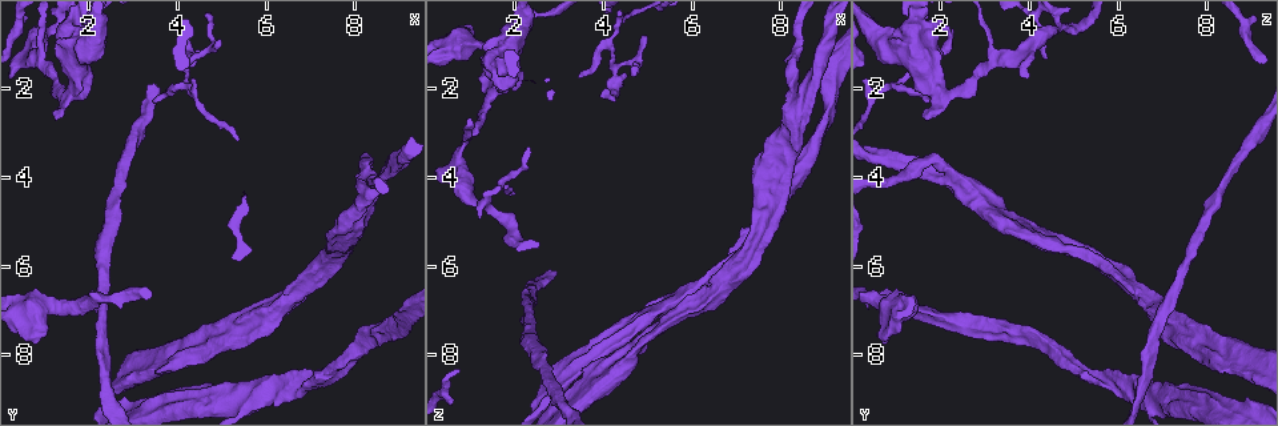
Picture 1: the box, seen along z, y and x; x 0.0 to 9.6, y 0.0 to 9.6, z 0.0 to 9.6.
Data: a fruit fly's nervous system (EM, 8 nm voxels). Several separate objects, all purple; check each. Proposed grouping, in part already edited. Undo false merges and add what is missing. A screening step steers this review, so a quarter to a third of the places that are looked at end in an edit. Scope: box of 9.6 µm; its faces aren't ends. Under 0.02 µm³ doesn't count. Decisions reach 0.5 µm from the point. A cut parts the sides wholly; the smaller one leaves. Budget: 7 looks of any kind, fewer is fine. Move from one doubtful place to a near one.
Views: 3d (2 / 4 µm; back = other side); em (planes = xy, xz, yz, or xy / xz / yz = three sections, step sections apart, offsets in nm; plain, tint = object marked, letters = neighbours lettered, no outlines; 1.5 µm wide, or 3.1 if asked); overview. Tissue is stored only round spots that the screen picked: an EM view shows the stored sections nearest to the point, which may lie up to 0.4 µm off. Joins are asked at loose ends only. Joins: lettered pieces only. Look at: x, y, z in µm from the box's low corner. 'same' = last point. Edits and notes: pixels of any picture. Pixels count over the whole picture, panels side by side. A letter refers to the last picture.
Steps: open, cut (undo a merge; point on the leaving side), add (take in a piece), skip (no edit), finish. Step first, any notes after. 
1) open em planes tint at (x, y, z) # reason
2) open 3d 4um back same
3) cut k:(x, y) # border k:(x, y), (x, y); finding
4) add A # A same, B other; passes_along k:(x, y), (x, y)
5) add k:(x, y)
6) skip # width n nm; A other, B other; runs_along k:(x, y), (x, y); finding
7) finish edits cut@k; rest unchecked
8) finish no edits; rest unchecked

open 3d 2um at (3.40, 2.30, 1.75)

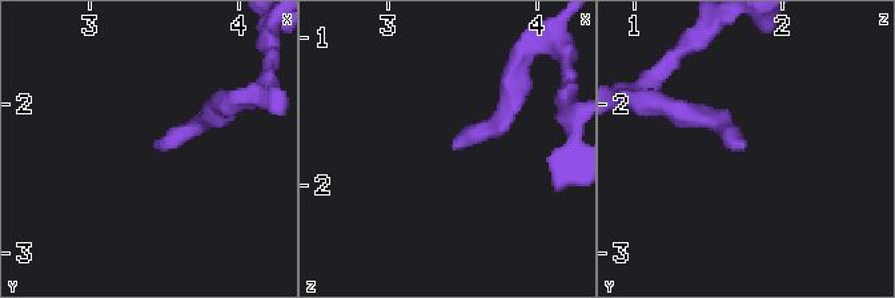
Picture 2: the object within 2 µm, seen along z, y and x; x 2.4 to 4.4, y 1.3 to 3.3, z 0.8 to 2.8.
open em xy step 8 plain at (3.42, 2.30, 1.76) # now the EM

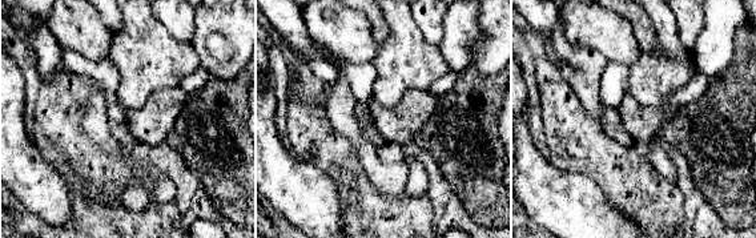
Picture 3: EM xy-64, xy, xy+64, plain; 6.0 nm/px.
open em xy step 8 letters same # what lies round it

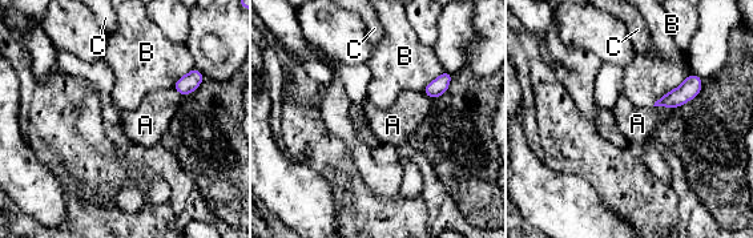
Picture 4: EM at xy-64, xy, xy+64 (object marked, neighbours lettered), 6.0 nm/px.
skip # A other, B other, C other; border 4:(653, 105), (675, 108); none of them fits

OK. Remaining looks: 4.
open 3d 2um back at (1.40, 2.55, 1.60)

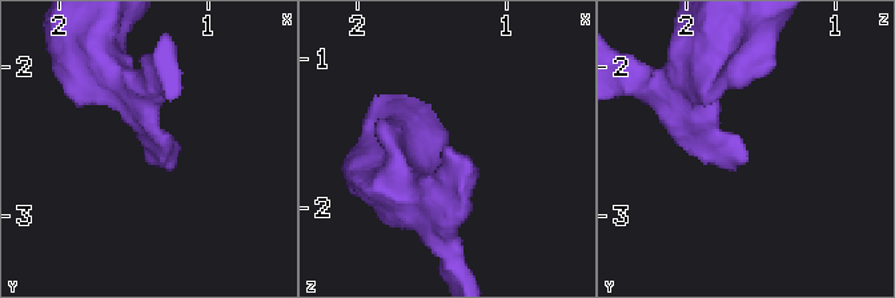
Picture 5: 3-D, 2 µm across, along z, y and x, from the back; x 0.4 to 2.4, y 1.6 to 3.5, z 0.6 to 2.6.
open em planes letters at (1.36, 2.64, 1.60) # shape alone is not enough

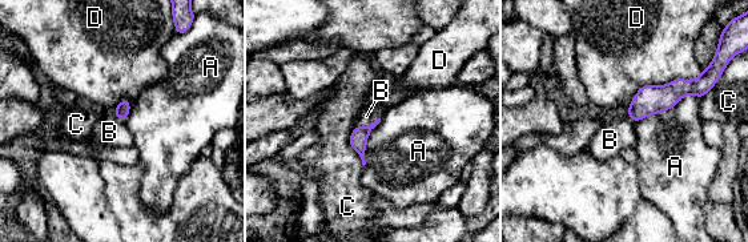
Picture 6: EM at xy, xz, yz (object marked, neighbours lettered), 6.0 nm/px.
add B # A other, B same, C other, D other; passes_along 6:(358, 138), (368, 125), (366, 116); the cell continues

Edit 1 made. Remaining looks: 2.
finish edits add@6; rest unchecked

